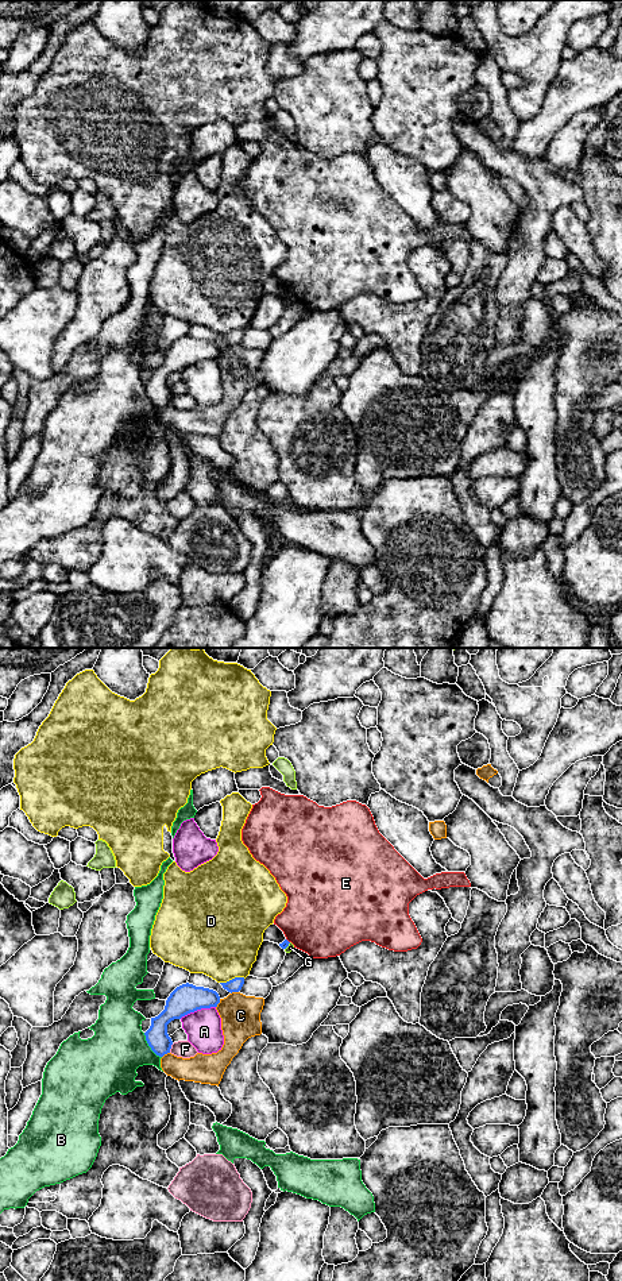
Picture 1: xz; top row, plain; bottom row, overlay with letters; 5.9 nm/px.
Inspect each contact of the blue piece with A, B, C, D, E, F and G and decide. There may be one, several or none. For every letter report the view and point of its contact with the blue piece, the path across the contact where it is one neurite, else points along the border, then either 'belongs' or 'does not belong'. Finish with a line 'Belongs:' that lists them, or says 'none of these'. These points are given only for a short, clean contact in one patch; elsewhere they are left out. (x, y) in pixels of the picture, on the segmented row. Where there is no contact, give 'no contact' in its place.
A: meets blue in xz at (197, 1009); does not belong
B: meets blue in xz at (149, 1045); does not belong
C: meets blue in xz at (219, 1002); border along xz (220, 999), (216, 1007); does not belong
D: meets blue in xz at (232, 979); border along xz (244, 977), (232, 977), (220, 983); does not belong
E: meets blue in xz at (288, 941); does not belong
F: meets blue in xz at (170, 1048); does not belong
G: meets blue in xz at (288, 945); border along xz (290, 942), (285, 949); does not belong
Belongs: none of these

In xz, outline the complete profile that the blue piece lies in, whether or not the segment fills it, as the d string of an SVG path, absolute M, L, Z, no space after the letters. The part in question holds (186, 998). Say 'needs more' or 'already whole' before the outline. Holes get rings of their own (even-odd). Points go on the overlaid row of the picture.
already whole | M189 983L177 987L167 998L165 1010L151 1018L151 1026L144 1033L148 1046L159 1057L170 1053L173 1041L167 1034L167 1025L197 1010L217 1007L219 1003L220 996L213 989Z

